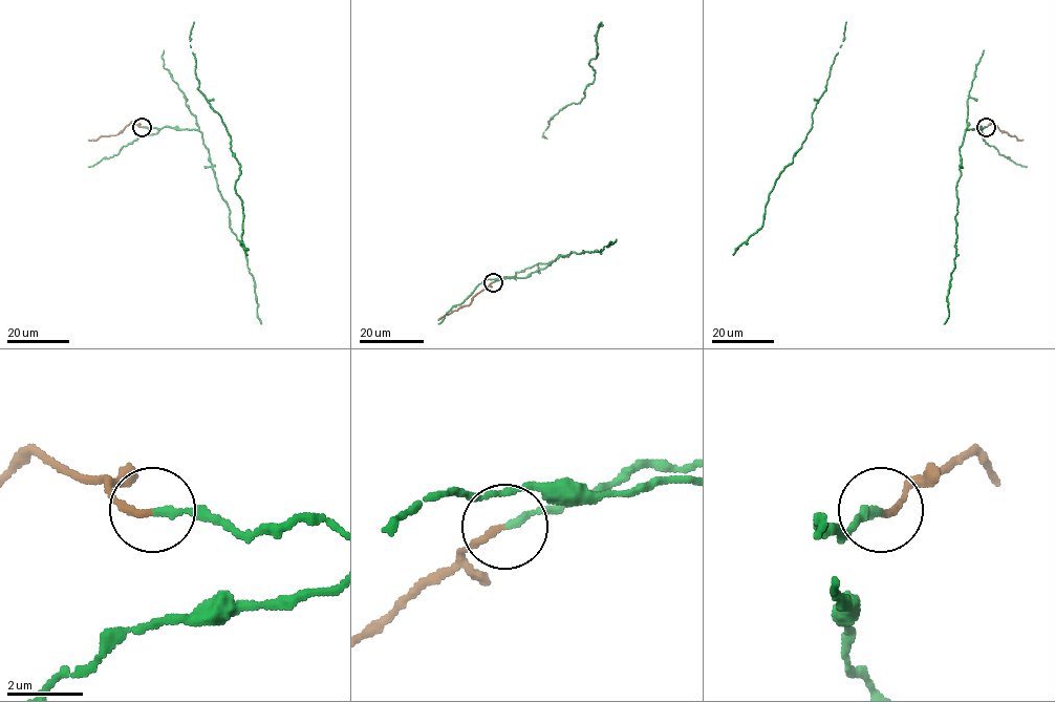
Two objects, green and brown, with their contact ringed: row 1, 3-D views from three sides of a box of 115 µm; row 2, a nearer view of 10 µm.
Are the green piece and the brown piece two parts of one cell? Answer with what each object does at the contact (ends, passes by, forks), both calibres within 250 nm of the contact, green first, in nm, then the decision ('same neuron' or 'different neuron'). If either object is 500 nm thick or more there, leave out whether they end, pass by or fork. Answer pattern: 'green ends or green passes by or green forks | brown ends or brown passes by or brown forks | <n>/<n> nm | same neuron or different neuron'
green ends | brown ends | 190/170 nm | same neuron

